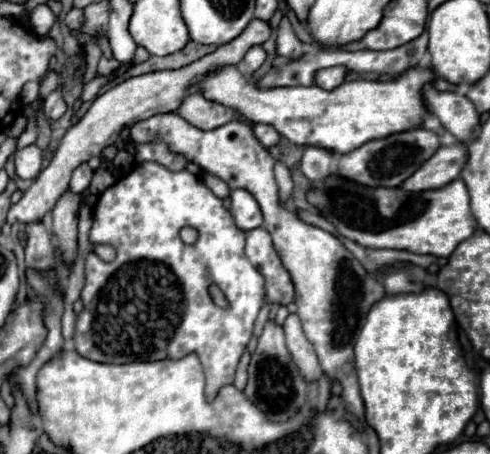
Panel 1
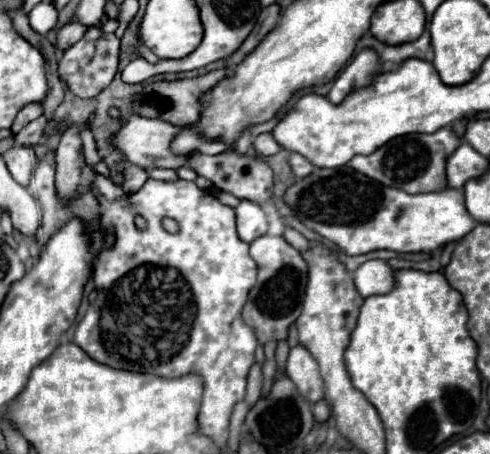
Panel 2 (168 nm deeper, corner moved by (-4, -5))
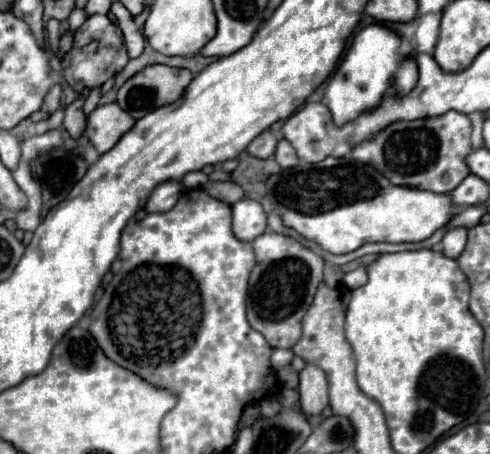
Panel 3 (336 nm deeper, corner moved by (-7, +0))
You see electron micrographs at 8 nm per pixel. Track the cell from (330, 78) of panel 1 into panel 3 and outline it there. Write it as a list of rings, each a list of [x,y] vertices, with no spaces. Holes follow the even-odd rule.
[[[380,23],[366,25],[354,35],[348,53],[344,55],[344,59],[340,61],[324,89],[322,103],[330,109],[332,123],[340,127],[344,123],[350,123],[352,119],[358,119],[362,113],[376,109],[382,103],[382,97],[388,89],[394,89],[396,95],[408,95],[408,91],[416,87],[416,59],[412,55],[398,55],[398,47],[400,35]]]

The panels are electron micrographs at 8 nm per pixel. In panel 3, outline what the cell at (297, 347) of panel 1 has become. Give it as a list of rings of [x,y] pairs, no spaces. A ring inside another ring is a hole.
[[[308,363],[300,371],[300,403],[308,415],[322,415],[328,405],[326,375],[316,365]]]

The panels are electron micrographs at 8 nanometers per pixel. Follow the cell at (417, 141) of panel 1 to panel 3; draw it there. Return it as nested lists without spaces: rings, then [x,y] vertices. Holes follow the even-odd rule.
[[[448,111],[448,113],[432,117],[432,119],[394,121],[388,127],[384,127],[382,131],[378,131],[374,135],[374,139],[362,141],[356,147],[352,147],[350,155],[352,155],[352,159],[366,163],[366,165],[374,167],[376,171],[380,171],[394,185],[408,187],[408,189],[424,189],[424,191],[432,191],[432,193],[450,193],[464,177],[470,175],[468,165],[466,165],[466,157],[474,149],[470,135],[472,135],[470,117],[464,113],[458,113],[458,111]]]

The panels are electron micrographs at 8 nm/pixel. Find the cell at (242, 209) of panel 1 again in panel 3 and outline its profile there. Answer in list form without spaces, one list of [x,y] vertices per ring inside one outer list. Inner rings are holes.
[[[242,199],[232,205],[232,233],[240,241],[252,241],[266,231],[266,213],[258,201]]]

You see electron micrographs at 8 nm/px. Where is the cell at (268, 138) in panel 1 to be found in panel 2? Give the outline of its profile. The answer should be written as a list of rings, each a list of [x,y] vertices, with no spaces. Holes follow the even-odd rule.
[[[259,134],[253,144],[255,144],[255,150],[263,156],[273,156],[281,150],[281,146],[273,140],[273,134]]]

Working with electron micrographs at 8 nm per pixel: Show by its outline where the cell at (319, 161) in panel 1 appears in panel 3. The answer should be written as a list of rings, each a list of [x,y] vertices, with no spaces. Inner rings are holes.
[[[280,139],[278,141],[278,147],[274,151],[274,159],[278,161],[278,165],[282,169],[288,169],[288,167],[294,167],[298,163],[298,157],[296,157],[296,151],[294,147],[286,141],[286,139]]]

